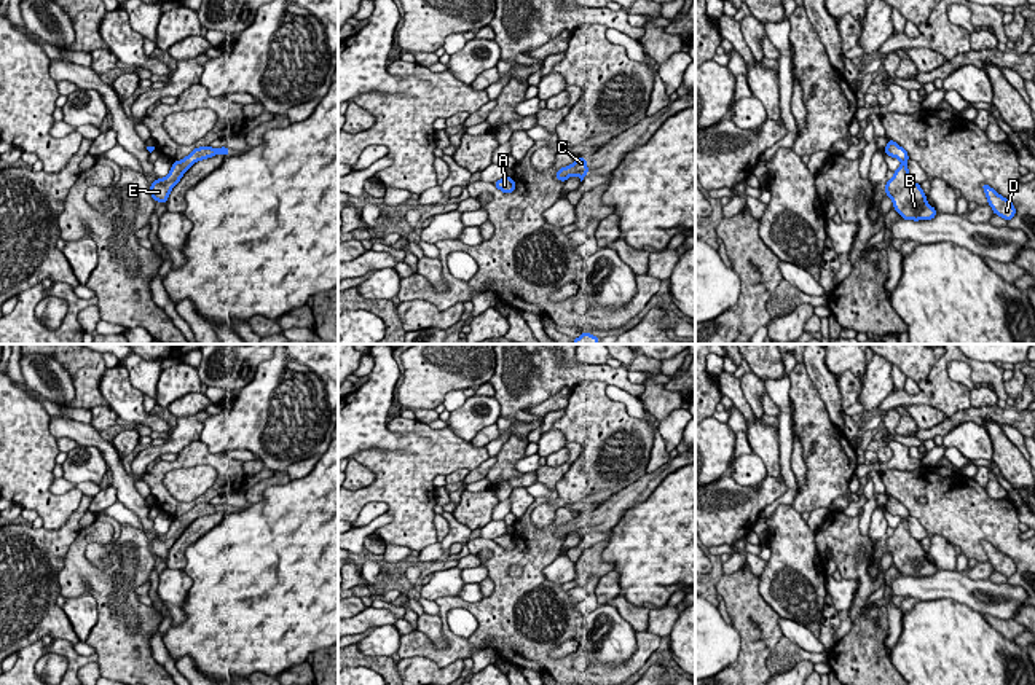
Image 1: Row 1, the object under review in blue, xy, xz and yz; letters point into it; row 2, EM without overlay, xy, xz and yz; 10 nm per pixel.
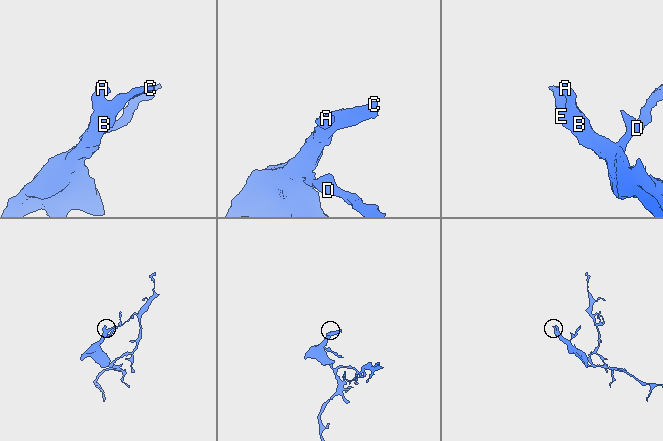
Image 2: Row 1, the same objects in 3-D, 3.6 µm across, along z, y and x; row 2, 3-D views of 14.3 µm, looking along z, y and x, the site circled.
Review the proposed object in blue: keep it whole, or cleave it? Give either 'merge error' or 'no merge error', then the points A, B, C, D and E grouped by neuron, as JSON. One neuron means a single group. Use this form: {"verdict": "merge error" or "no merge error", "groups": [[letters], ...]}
{"verdict": "no merge error", "groups": [["A", "B", "C", "D", "E"]]}

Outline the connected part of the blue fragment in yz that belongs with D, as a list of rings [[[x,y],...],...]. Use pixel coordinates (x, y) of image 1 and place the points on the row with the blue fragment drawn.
[[[982,183],[982,190],[986,193],[987,204],[992,207],[995,215],[1000,215],[1006,221],[1009,221],[1016,215],[1016,207],[1013,206],[1009,199],[998,194],[987,183]]]

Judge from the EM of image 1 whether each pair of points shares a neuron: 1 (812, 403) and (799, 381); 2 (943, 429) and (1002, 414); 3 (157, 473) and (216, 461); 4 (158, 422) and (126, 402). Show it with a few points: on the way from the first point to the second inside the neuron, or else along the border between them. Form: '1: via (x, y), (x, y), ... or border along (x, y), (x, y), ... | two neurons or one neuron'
1: via (807, 399), (801, 386) | one neuron
2: via (957, 418), (964, 414), (987, 414) | one neuron
3: via (171, 465), (185, 459), (201, 459) | one neuron
4: via (150, 419), (134, 410) | one neuron

